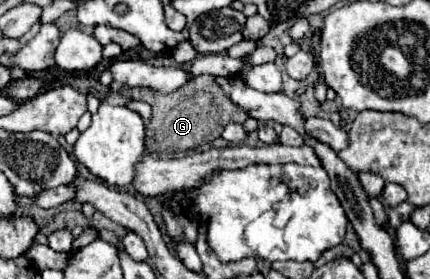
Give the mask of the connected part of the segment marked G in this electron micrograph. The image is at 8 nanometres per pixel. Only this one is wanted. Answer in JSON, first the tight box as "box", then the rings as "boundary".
{"box":[119,75,247,155],"boundary":[[[199,75],[181,89],[167,95],[137,87],[135,89],[121,87],[119,93],[123,93],[129,99],[145,101],[151,105],[151,121],[145,127],[145,151],[155,155],[177,153],[177,151],[185,153],[197,149],[199,145],[221,137],[227,123],[243,123],[247,119],[243,109],[231,103],[229,97],[223,93],[223,89],[215,83],[215,77],[209,75]]]}

